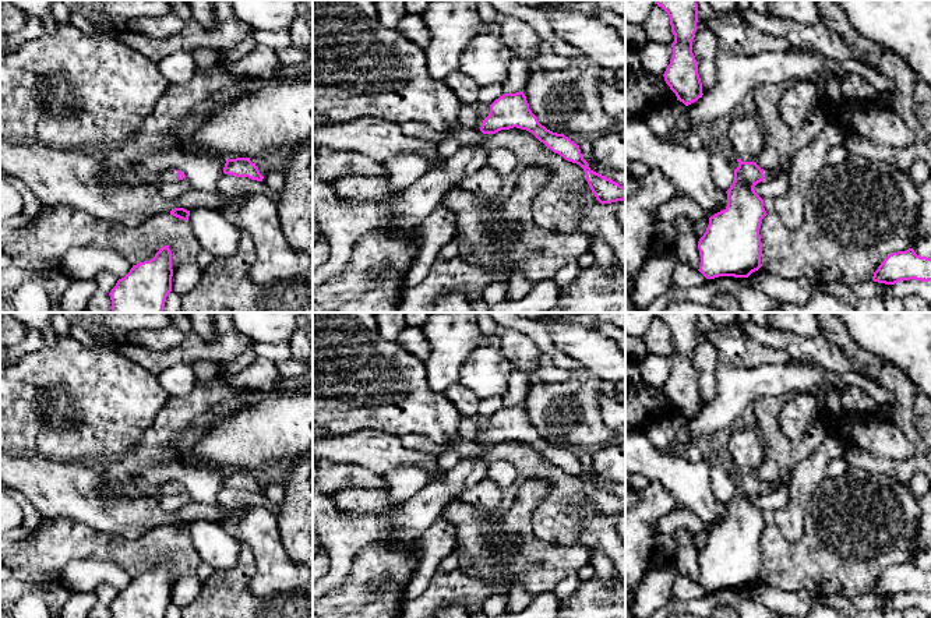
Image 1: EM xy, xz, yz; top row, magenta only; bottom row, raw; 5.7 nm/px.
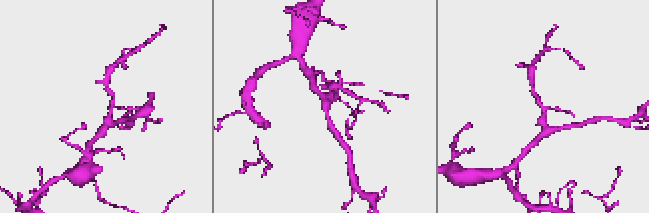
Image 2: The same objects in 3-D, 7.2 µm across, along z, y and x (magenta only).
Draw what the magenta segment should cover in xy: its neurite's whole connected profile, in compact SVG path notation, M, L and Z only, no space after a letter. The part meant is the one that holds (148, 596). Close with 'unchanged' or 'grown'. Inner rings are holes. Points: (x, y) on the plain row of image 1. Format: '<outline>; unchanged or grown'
M159 561L149 573L133 578L109 605L112 618L165 618L172 604L172 564Z; unchanged

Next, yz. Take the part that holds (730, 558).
M737 474L734 494L726 504L727 519L709 530L706 544L698 554L698 583L706 591L748 590L762 579L759 541L768 526L754 499L776 490L776 483L764 483L755 474Z; grown

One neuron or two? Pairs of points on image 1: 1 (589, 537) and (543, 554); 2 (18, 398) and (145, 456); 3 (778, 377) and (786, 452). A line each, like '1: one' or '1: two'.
1: two
2: two
3: two

